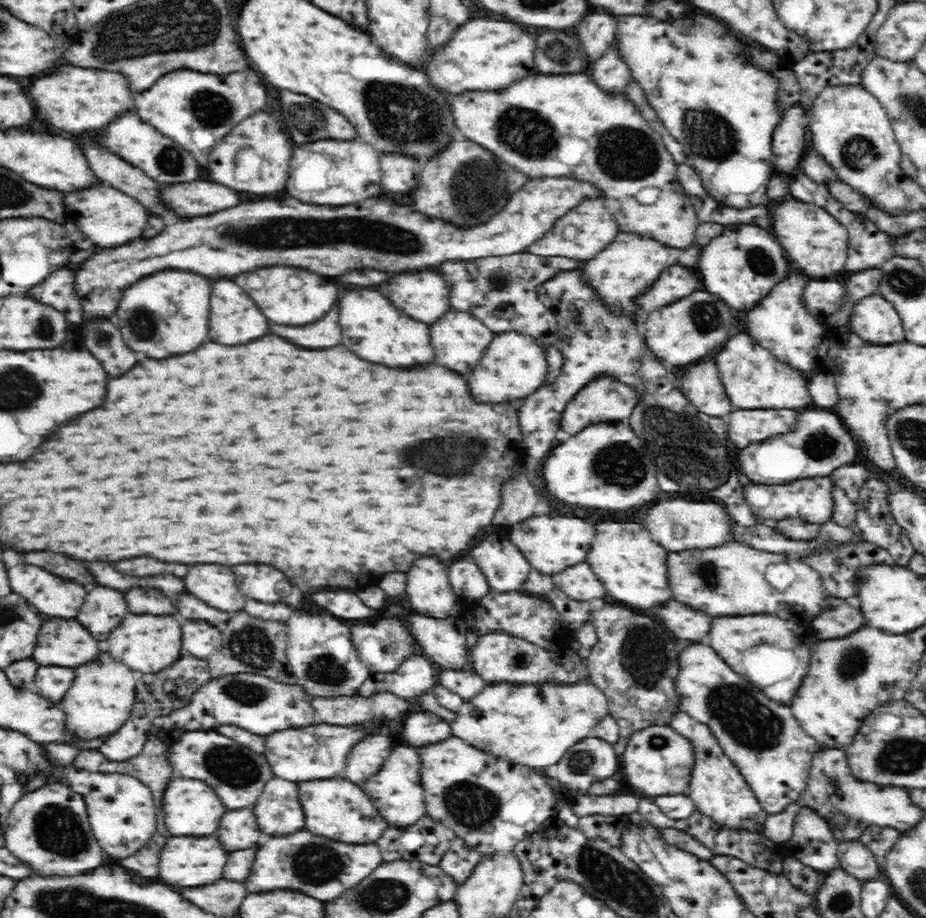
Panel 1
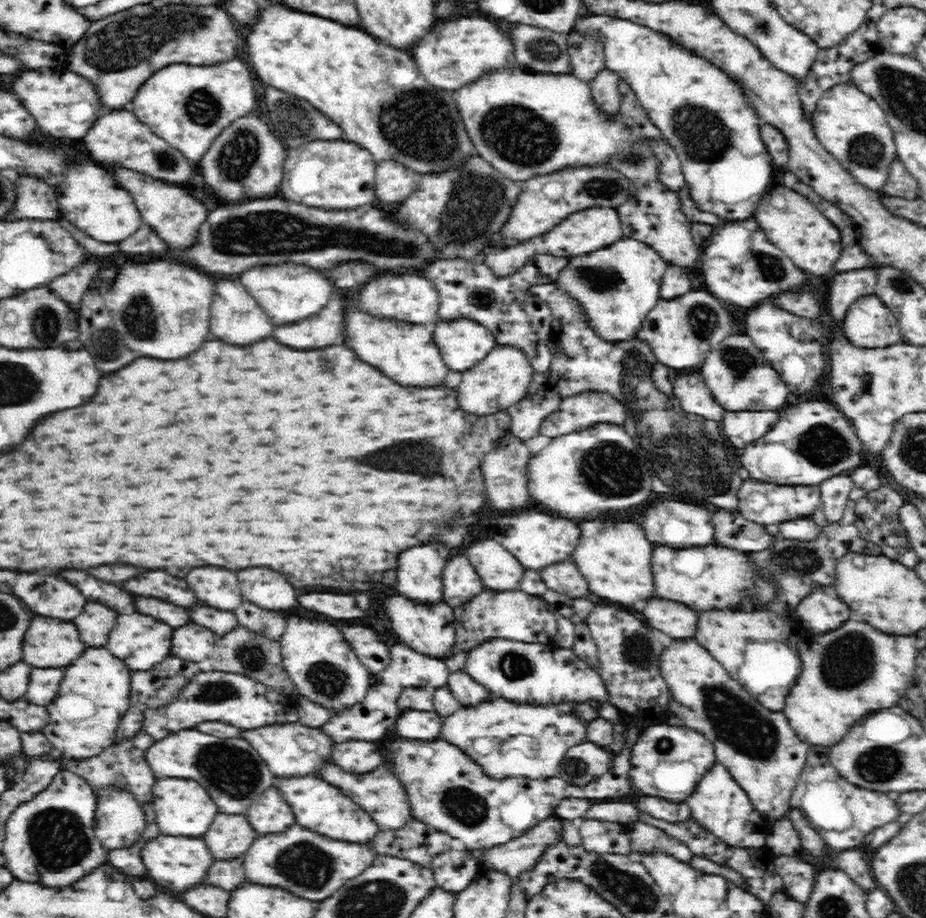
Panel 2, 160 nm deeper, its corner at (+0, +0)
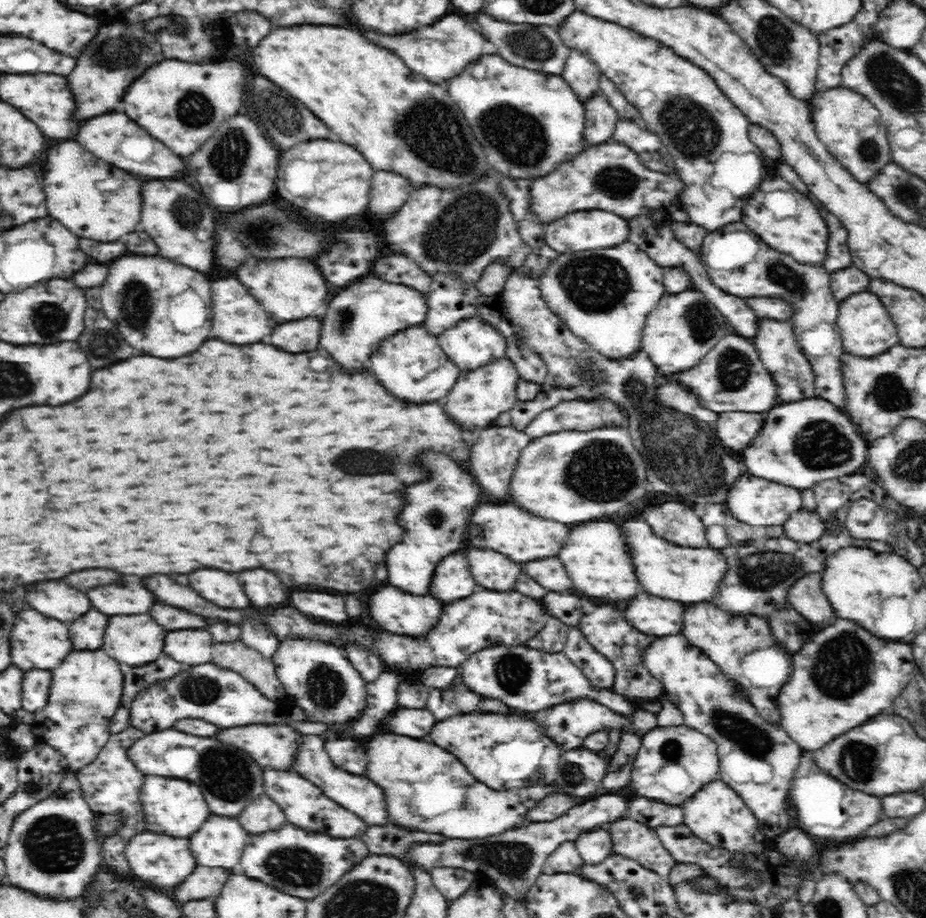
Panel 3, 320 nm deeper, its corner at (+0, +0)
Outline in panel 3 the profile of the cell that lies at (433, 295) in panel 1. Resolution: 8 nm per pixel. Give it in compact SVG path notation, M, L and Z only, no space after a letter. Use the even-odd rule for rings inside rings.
M366 276L360 282L338 292L330 302L324 322L320 346L340 360L348 370L362 368L364 360L374 352L376 342L404 328L423 324L428 314L428 296L425 291L402 283L386 282L380 278Z

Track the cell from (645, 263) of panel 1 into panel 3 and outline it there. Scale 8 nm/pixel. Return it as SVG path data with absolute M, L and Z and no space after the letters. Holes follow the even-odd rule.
M632 242L610 250L586 250L558 255L540 278L542 297L570 330L608 358L622 358L641 348L645 320L664 296L663 267Z

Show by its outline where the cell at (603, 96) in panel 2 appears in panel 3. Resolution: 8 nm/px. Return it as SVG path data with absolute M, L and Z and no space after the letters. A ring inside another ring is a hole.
M602 90L595 91L584 103L586 115L584 139L591 146L606 143L614 134L619 122L618 111L610 105L609 98Z

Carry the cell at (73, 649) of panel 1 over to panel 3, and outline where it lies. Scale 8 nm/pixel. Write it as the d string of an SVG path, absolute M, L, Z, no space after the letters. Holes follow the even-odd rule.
M26 610L26 612L18 614L14 634L12 634L12 654L14 654L12 658L14 658L16 666L20 666L22 670L32 670L32 668L52 670L72 650L74 650L74 646L70 642L70 632L64 622L58 622L54 618L46 618L46 616L38 614L36 610Z

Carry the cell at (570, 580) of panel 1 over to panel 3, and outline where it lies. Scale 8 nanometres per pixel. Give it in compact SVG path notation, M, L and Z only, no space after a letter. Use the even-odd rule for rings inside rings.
M546 558L542 562L528 562L528 564L524 564L524 568L528 575L550 592L576 590L564 564L558 558Z

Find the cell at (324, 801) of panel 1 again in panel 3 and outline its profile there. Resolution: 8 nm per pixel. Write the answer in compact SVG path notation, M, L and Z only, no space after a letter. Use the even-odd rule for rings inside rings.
M266 770L264 774L266 780L266 794L270 798L274 798L282 811L286 812L288 822L302 826L310 832L324 832L330 834L334 838L356 838L356 836L364 836L368 830L369 824L364 822L360 816L356 816L354 812L346 810L344 806L338 806L338 802L334 802L332 798L328 798L322 788L314 786L314 782L306 780L300 774L294 772L276 772L276 770Z

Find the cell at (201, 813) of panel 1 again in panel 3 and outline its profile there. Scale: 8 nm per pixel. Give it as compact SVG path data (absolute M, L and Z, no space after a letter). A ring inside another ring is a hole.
M146 776L144 794L142 794L142 806L146 814L148 830L154 830L158 834L176 836L176 838L188 838L200 830L200 826L208 820L208 804L200 792L200 787L186 780L174 780L174 778L150 778Z

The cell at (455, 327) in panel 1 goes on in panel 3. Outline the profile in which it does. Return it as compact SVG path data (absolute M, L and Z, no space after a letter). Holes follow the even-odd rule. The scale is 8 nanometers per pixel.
M476 316L462 319L450 330L441 332L438 344L463 372L503 357L506 341L498 329Z

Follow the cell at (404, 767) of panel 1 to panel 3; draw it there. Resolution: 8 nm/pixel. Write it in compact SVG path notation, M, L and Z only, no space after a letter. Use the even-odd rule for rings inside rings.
M318 735L305 736L304 744L301 744L302 752L298 752L298 760L296 760L296 768L302 777L310 778L316 786L322 786L322 790L326 790L326 794L330 794L330 798L334 798L338 804L346 806L348 810L360 814L362 820L372 826L386 826L392 822L390 820L390 812L388 812L388 801L386 801L385 790L381 786L376 786L369 775L350 774L344 772L341 768L336 768L330 760L330 755L326 752L324 740Z

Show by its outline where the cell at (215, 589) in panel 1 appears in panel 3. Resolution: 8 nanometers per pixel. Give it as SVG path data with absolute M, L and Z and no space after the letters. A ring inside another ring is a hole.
M206 568L206 570L196 570L188 574L190 586L208 602L220 606L220 608L246 608L246 596L242 592L242 586L236 578L236 574L228 574L222 570Z

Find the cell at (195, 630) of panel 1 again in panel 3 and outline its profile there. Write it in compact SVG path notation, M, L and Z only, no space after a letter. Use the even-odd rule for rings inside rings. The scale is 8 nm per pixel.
M180 630L168 632L166 654L185 665L198 666L210 662L212 636L206 630Z

